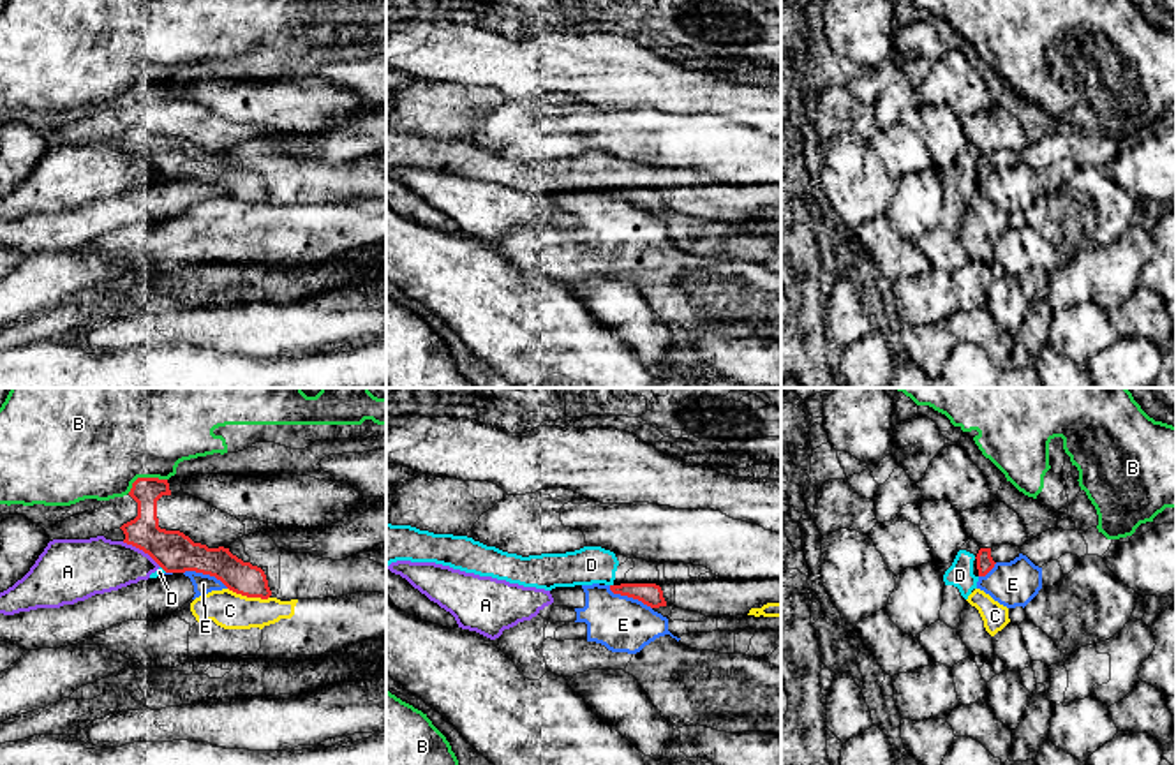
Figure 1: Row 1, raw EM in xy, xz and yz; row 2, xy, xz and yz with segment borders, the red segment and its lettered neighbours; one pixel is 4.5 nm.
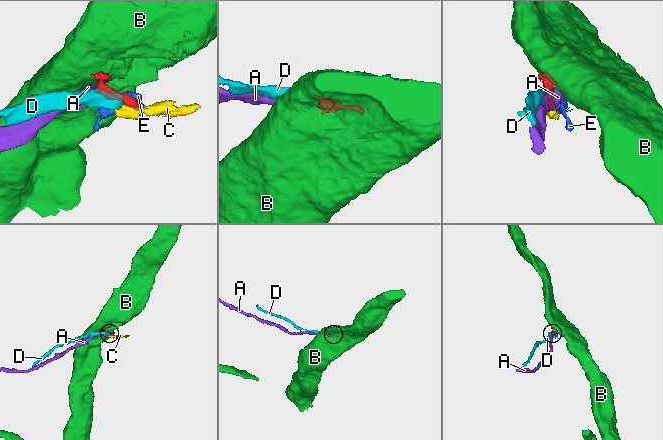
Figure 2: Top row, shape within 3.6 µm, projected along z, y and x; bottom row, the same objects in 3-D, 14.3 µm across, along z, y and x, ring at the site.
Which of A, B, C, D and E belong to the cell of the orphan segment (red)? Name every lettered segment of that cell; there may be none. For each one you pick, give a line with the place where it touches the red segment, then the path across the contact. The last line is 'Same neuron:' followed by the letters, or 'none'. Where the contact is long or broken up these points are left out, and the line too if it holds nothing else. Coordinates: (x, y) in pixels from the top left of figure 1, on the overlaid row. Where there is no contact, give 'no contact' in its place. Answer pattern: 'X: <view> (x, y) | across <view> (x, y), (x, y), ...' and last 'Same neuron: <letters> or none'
Same neuron: none

